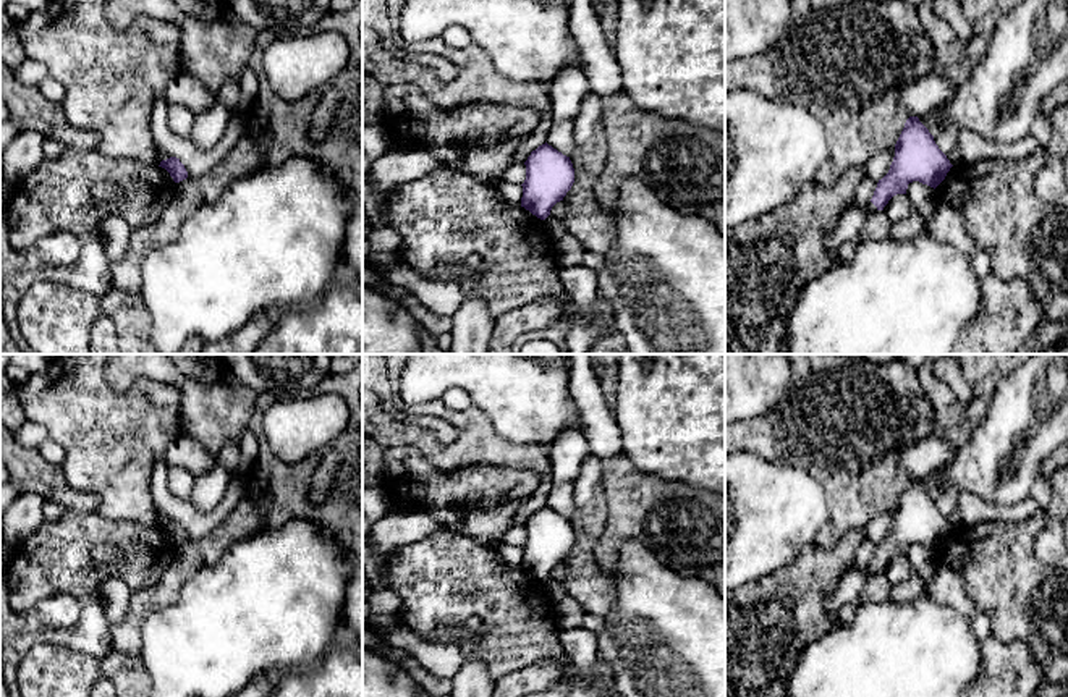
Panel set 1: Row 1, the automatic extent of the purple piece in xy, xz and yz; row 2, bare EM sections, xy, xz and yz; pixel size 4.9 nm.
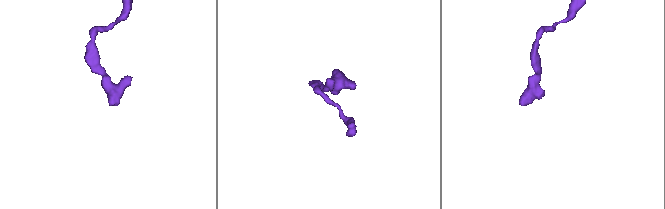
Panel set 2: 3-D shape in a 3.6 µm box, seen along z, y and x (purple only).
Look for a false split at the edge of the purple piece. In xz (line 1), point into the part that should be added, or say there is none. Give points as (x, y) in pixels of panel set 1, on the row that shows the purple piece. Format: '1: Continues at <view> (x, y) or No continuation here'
1: No continuation here

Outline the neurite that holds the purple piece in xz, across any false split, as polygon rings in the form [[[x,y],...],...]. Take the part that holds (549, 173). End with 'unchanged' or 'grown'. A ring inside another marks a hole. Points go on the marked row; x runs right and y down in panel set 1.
[[[545,142],[531,152],[524,165],[521,207],[545,220],[574,183],[573,163],[570,157]]]; unchanged

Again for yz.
[[[909,116],[895,144],[895,157],[890,170],[879,180],[871,202],[864,209],[853,205],[843,210],[827,243],[833,265],[840,262],[838,249],[846,241],[853,241],[859,236],[875,210],[884,210],[893,196],[906,194],[908,184],[913,181],[935,189],[945,180],[951,167],[929,129],[918,116]]]; grown

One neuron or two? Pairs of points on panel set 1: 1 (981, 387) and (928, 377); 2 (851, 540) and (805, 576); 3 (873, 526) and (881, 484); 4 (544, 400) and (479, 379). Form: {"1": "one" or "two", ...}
{"1": "one", "2": "one", "3": "two", "4": "one"}

